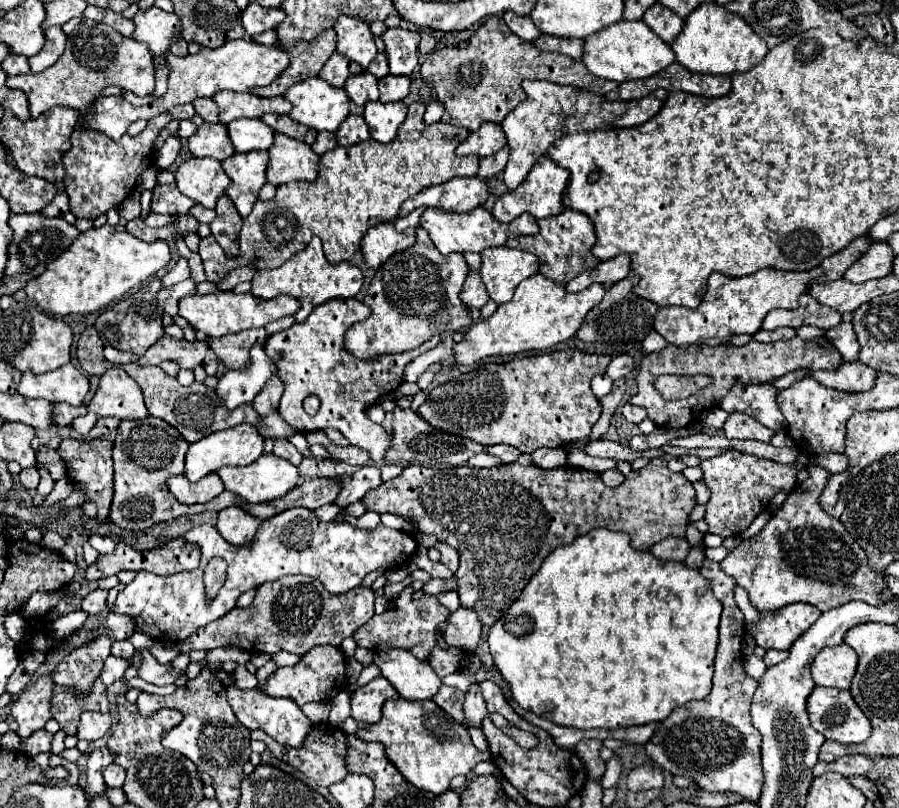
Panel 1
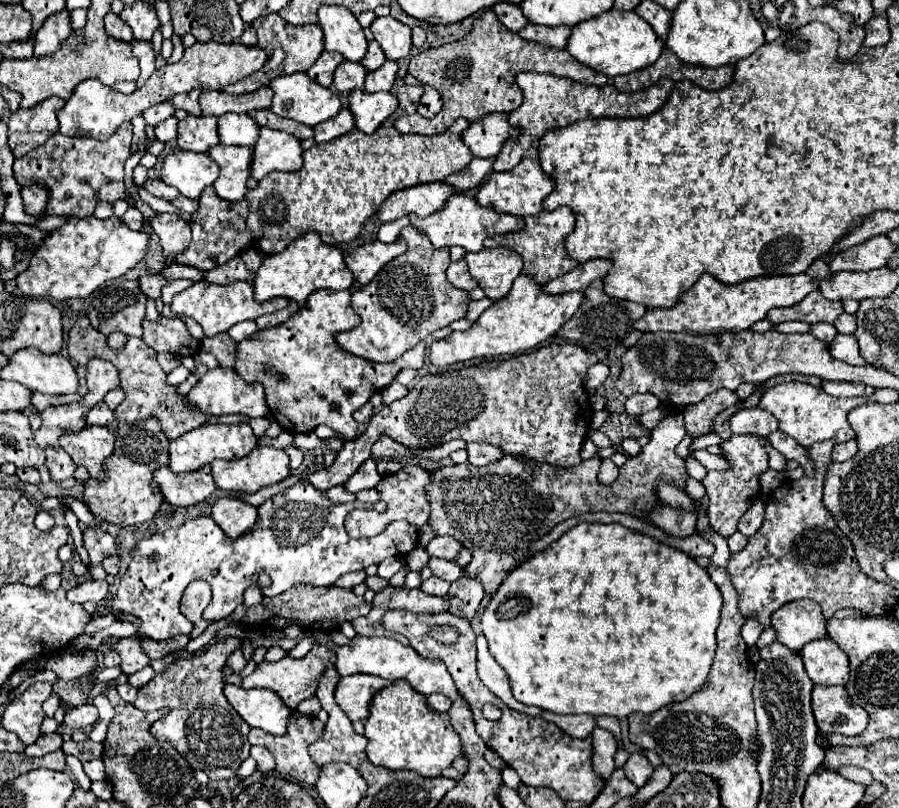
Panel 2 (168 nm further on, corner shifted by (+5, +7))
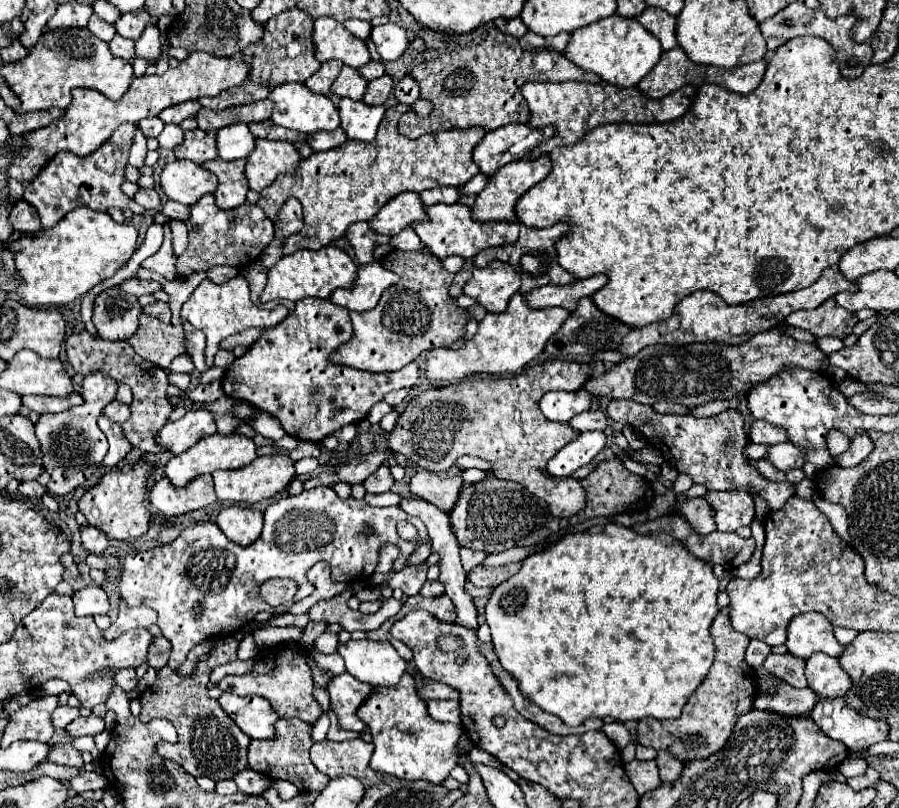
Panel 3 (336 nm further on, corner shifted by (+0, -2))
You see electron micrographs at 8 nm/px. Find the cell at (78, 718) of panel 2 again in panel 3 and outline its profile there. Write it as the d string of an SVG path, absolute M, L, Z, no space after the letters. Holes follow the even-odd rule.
M79 716L77 720L73 720L71 724L67 724L67 734L71 736L71 738L77 738L77 736L95 736L95 734L99 734L99 732L103 732L103 728L105 728L105 722L103 722L103 718L97 718L97 716L87 716L87 718L83 718L83 716Z

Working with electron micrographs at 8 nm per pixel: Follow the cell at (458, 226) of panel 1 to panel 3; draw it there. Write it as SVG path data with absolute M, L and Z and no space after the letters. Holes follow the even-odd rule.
M433 204L425 208L427 220L411 224L411 228L417 232L425 248L437 256L461 256L461 258L473 258L481 250L491 248L491 246L501 246L501 244L513 244L519 238L519 222L475 222L471 218L471 210L463 204Z

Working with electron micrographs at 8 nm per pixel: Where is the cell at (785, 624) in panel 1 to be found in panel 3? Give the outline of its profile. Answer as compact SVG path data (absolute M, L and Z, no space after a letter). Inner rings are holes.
M817 612L801 614L793 618L787 630L787 648L789 654L807 660L813 652L825 652L829 656L839 658L843 654L843 644L833 636L831 622Z

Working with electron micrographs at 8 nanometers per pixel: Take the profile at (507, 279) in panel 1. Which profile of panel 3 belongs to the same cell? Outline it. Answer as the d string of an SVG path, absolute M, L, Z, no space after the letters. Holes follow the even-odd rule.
M495 260L481 270L473 268L473 278L465 284L463 294L477 300L487 312L503 312L519 286L519 274L509 264Z

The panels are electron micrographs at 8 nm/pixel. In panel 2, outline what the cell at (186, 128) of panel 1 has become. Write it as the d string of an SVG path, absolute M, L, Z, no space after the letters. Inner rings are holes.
M168 117L168 121L162 121L160 125L156 125L156 137L158 141L166 143L166 141L172 141L178 137L178 119L176 117Z

